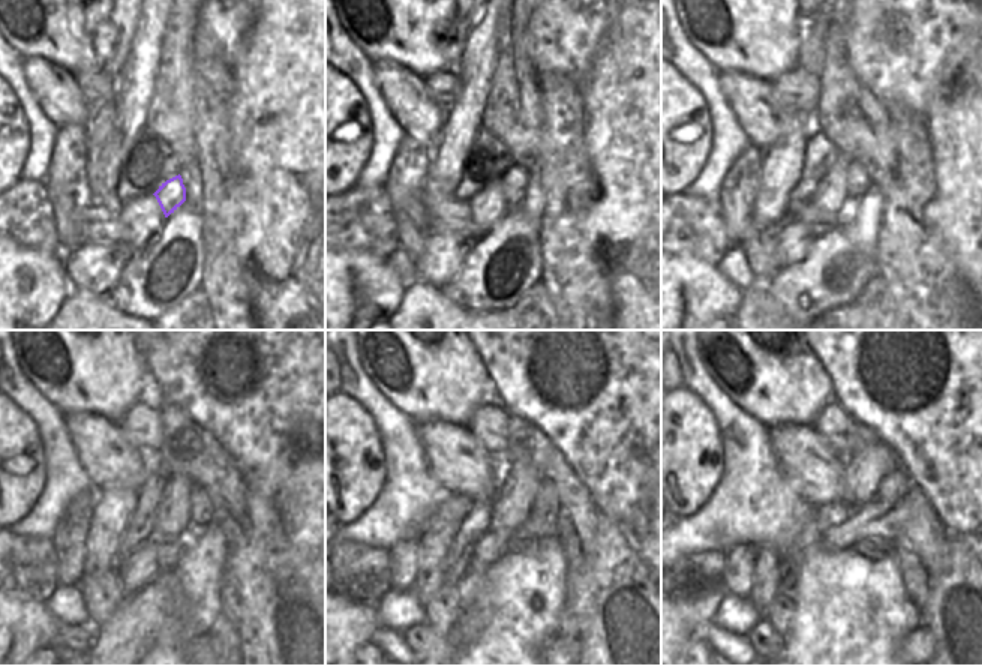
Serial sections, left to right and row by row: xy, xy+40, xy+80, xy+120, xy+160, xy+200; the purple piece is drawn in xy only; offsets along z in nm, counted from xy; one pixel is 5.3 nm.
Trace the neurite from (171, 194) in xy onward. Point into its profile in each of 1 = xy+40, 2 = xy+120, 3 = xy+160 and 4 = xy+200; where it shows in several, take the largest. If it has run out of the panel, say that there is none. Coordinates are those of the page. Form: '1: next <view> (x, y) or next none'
1: next xy+40 (514, 182)
2: next xy+120 (201, 507)
3: next xy+160 (546, 498)
4: next xy+200 (897, 483)

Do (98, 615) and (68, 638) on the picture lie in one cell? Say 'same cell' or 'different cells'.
different cells

